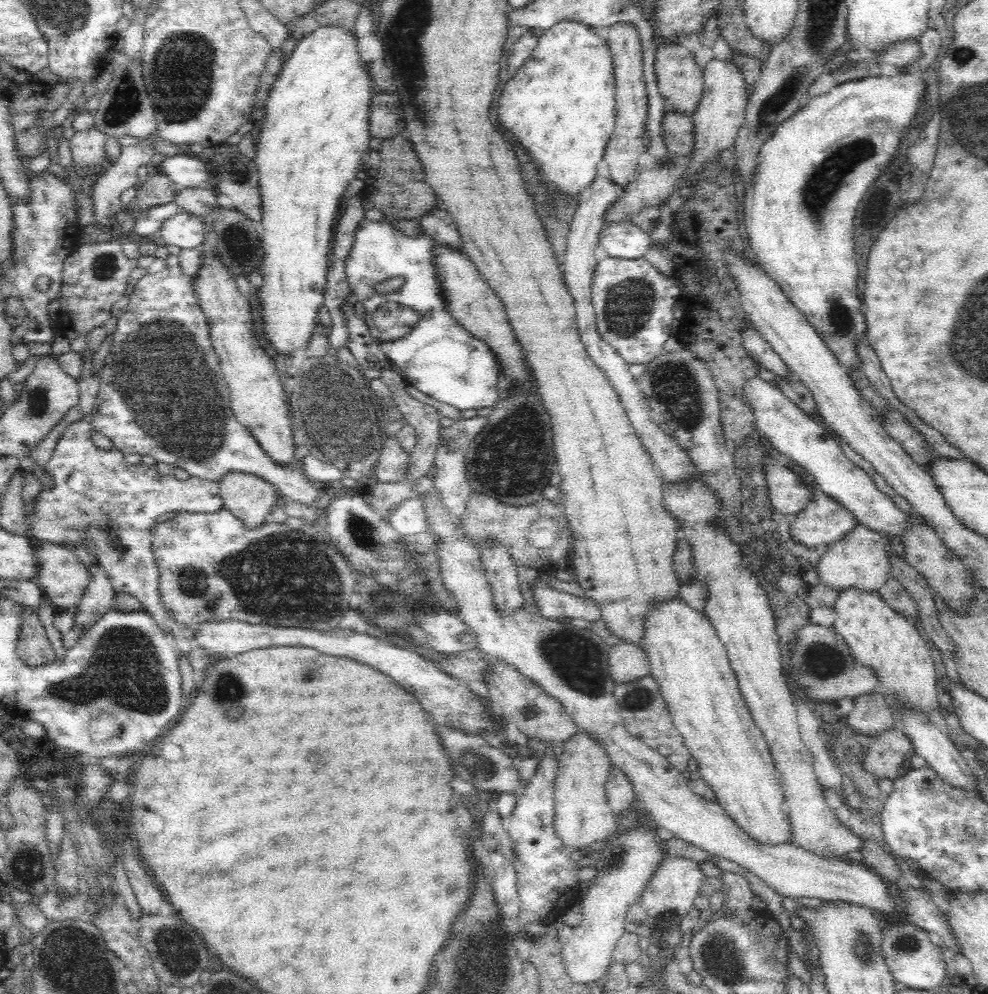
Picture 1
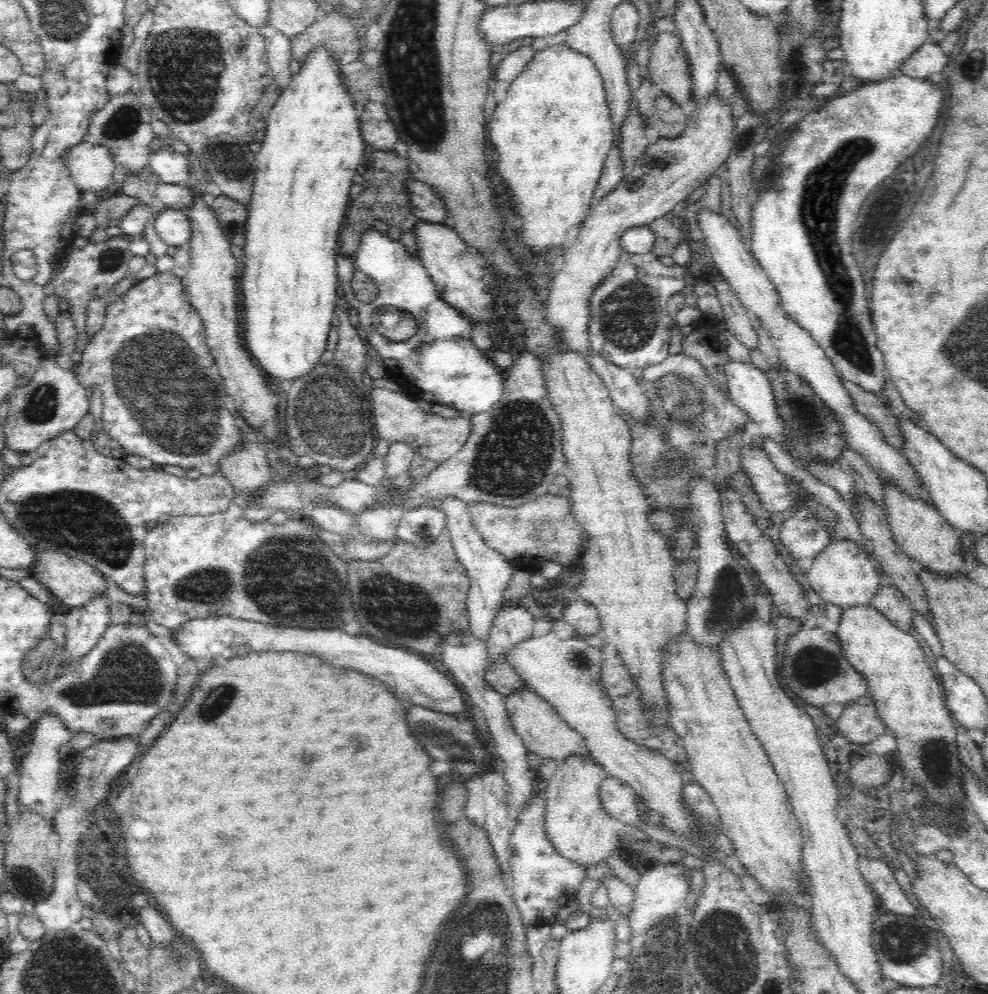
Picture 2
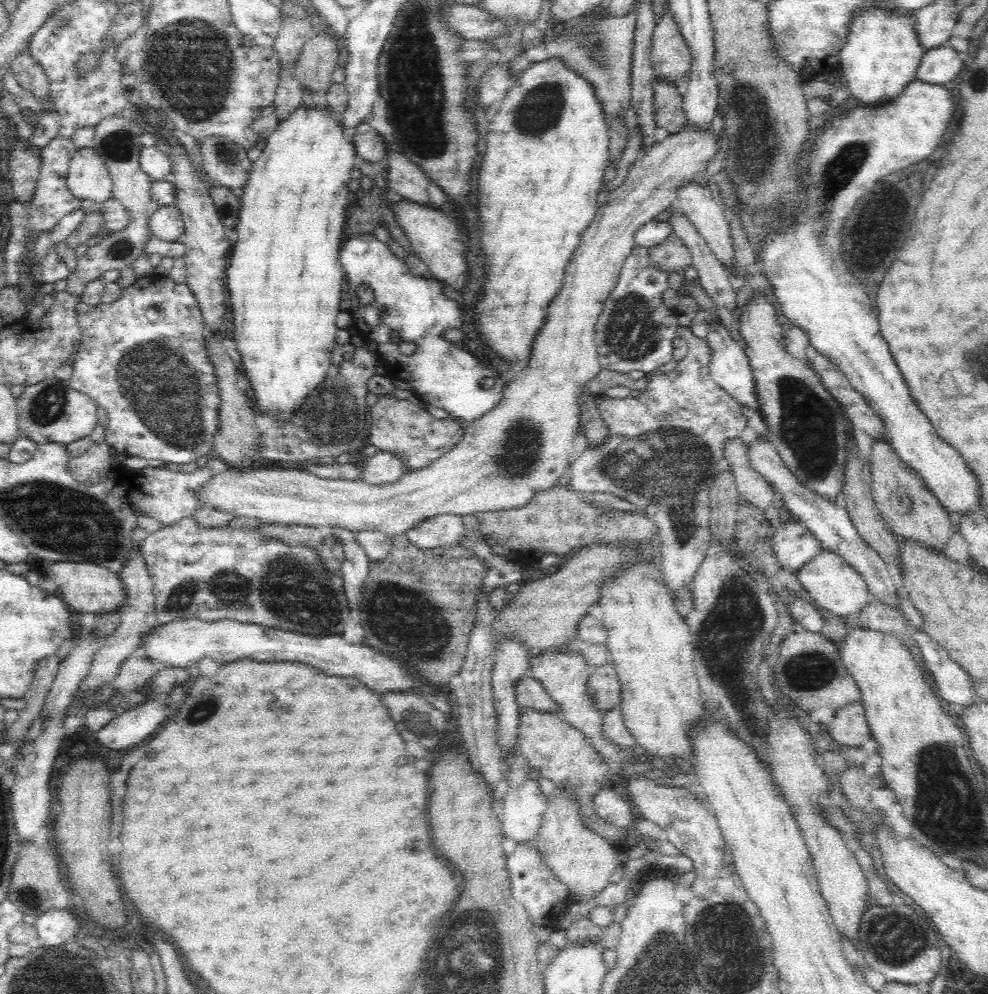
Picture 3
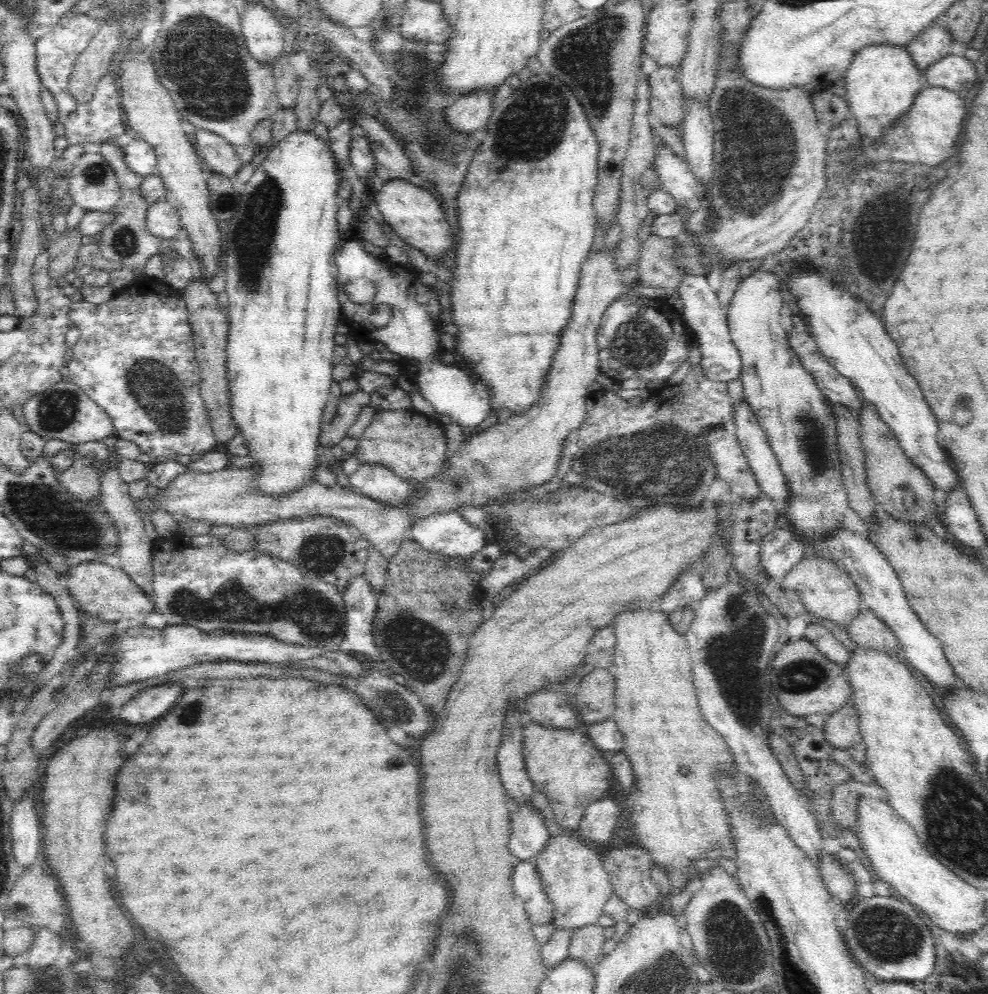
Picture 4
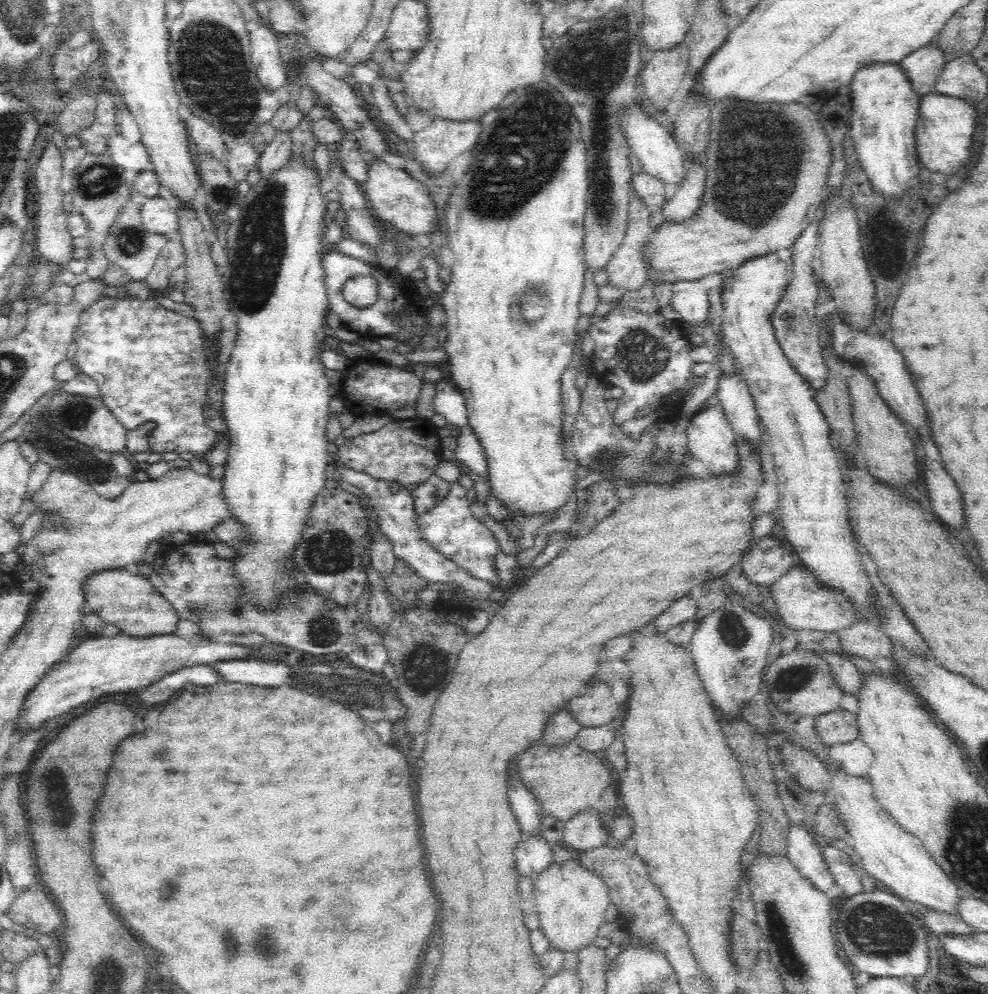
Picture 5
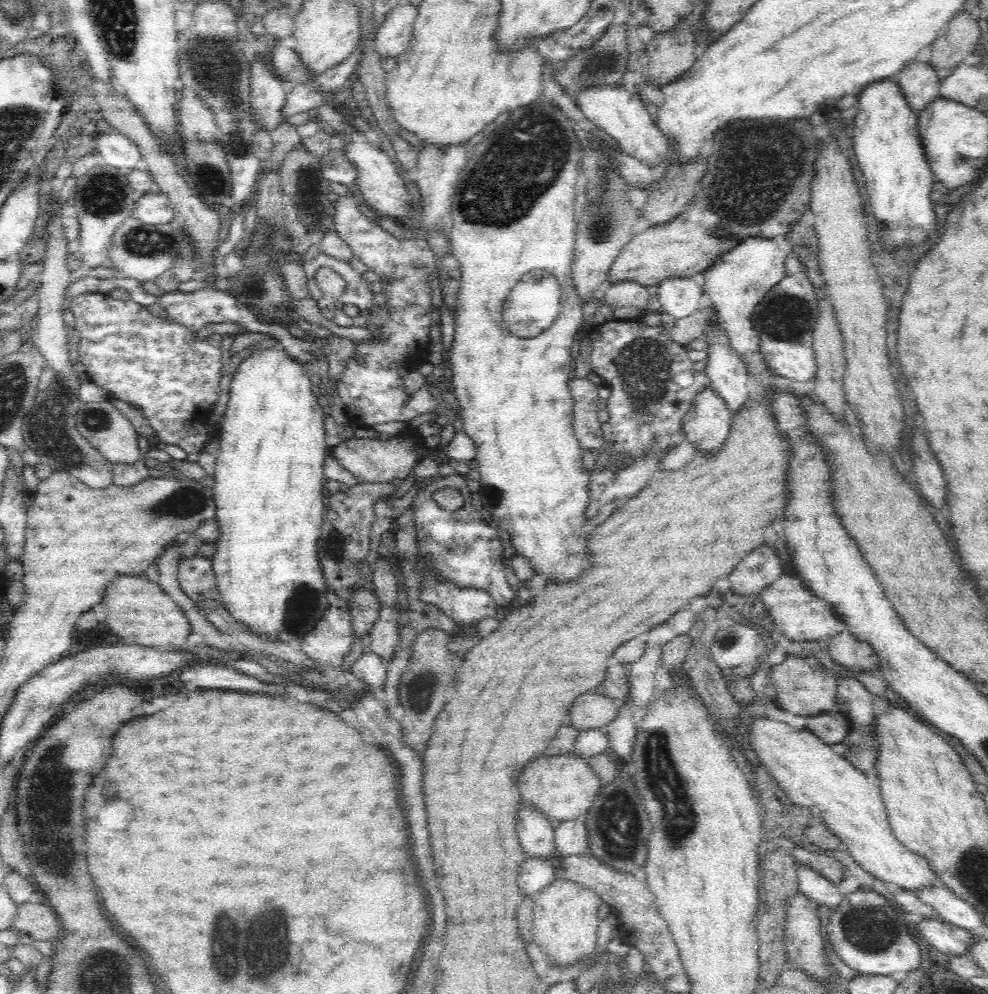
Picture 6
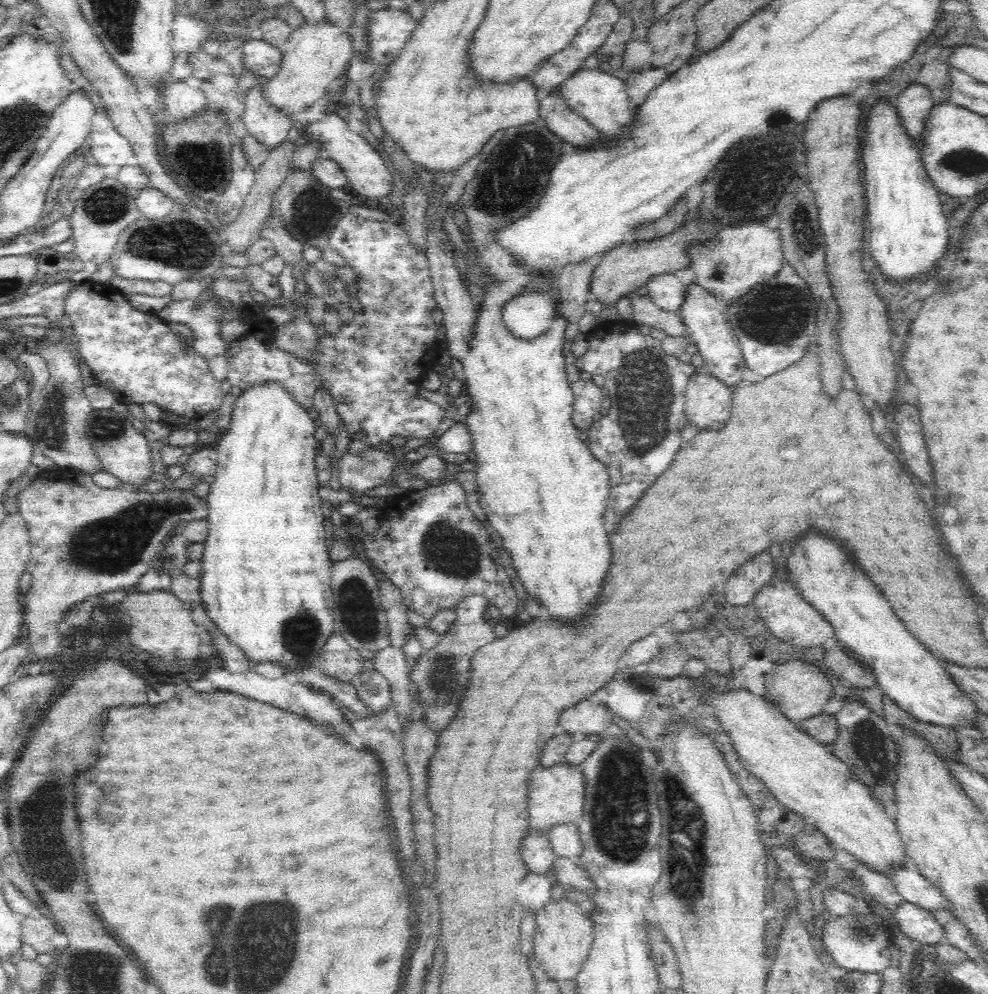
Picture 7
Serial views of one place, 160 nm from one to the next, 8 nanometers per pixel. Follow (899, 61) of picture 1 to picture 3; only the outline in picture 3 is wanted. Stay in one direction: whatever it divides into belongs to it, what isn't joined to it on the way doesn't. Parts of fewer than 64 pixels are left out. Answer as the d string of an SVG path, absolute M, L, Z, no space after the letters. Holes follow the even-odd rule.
M952 47L933 48L922 55L917 80L940 86L958 82L965 66L966 60Z

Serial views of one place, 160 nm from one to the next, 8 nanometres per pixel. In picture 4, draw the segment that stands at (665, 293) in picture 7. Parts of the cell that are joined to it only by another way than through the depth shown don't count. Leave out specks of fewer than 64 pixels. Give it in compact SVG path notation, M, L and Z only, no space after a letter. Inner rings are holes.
M685 276L675 289L683 302L683 313L680 316L687 325L690 334L696 338L694 342L702 354L701 370L706 379L727 383L738 378L741 359L734 343L732 343L727 318L727 309L718 305L716 291L710 289L706 276Z

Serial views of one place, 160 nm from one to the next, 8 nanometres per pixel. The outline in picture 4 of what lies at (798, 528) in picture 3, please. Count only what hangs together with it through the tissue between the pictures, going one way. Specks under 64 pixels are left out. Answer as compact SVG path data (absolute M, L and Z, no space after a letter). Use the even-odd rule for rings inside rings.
M776 529L760 542L760 567L768 577L781 582L798 562L810 554L804 539L794 530Z

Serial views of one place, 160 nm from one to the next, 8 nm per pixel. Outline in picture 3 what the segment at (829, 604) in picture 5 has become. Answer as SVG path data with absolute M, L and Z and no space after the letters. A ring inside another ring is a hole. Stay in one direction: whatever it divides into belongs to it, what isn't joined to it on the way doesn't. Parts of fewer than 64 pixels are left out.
M821 550L794 575L806 594L810 595L813 606L819 611L828 611L832 616L848 617L873 602L864 579L841 556L833 552Z

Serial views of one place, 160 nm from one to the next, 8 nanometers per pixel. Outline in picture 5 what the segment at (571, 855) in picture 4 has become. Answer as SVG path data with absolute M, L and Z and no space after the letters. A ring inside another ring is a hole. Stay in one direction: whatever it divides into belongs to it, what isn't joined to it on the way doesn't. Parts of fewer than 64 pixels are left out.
M574 859L565 864L550 866L548 872L542 872L534 879L536 912L538 913L538 929L546 935L550 942L549 949L564 954L575 955L594 946L599 936L600 927L605 923L605 912L610 904L608 887L593 873L585 870Z

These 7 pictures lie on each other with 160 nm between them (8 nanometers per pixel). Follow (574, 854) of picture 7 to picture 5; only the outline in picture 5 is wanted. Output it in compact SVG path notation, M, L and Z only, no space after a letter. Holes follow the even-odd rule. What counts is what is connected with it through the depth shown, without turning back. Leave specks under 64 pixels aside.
M590 808L566 822L560 843L564 849L575 853L604 847L608 840L606 830L598 819L597 809Z

